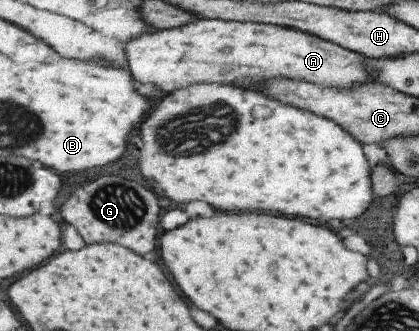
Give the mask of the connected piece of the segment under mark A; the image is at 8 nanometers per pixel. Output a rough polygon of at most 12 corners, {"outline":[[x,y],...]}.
{"outline":[[197,19],[133,38],[165,92],[245,78],[349,90],[369,57],[304,31]]}

